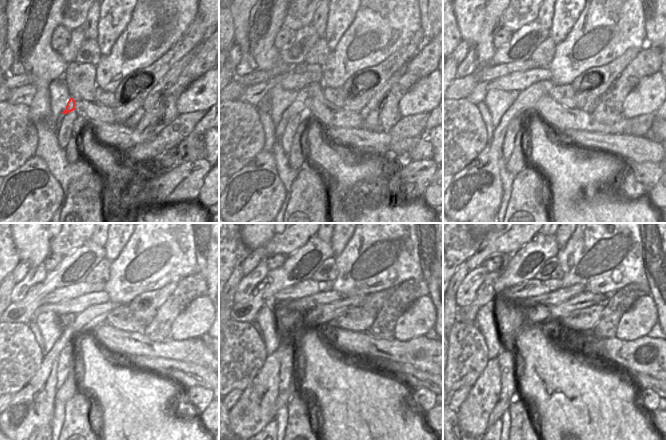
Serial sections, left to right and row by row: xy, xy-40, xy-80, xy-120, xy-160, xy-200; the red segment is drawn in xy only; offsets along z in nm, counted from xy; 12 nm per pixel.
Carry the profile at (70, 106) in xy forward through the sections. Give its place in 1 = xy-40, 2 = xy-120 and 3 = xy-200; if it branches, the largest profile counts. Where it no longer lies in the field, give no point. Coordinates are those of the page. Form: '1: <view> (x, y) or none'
1: xy-40 (301, 102)
2: xy-120 (95, 315)
3: xy-200 (543, 315)

